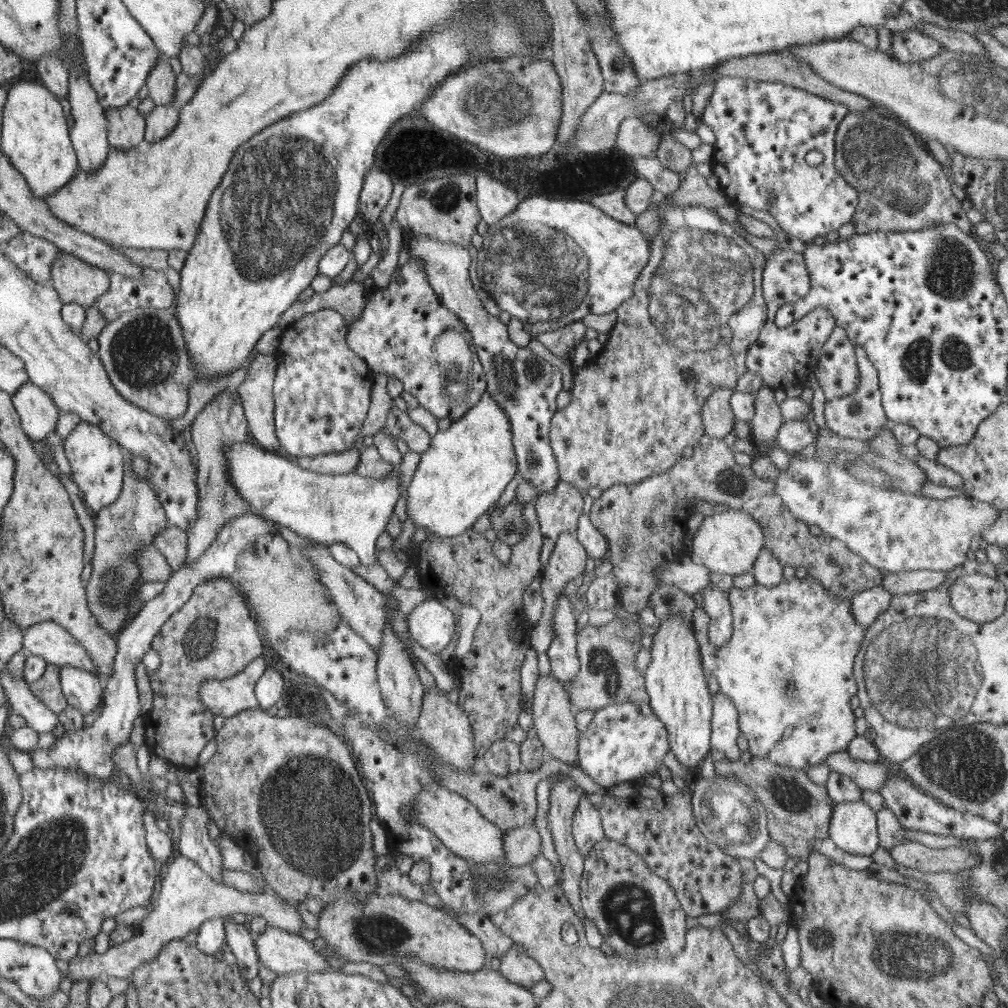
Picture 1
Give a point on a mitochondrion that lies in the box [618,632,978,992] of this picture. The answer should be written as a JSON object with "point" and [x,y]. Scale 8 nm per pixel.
{"point":[905,958]}

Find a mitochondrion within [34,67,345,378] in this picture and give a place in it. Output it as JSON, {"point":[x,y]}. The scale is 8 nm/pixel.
{"point":[227,160]}

